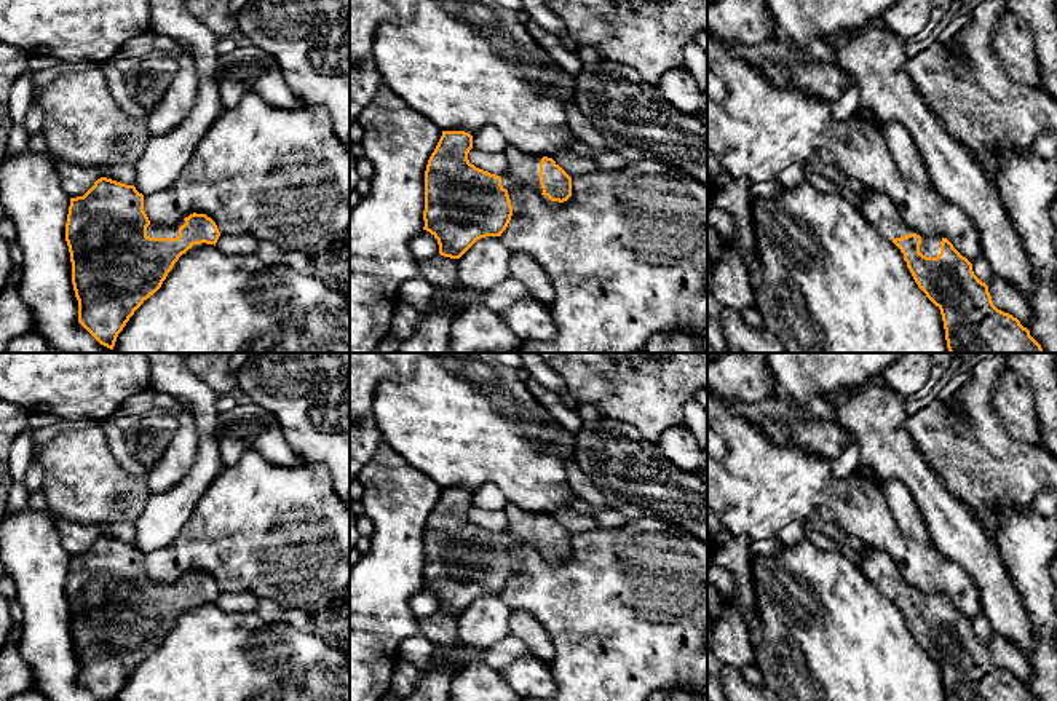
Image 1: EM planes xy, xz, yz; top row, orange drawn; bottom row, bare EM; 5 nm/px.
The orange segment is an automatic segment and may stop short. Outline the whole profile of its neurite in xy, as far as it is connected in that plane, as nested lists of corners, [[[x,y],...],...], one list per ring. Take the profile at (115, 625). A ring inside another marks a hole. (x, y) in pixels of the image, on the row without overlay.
[[[97,537],[83,554],[70,556],[65,581],[78,680],[99,701],[115,701],[134,669],[161,645],[179,615],[193,602],[216,604],[219,594],[216,580],[206,572],[193,570],[176,583],[152,581],[144,568],[144,552],[134,543]]]

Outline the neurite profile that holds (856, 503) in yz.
[[[707,394],[707,508],[733,537],[744,535],[750,543],[768,540],[790,524],[817,516],[837,524],[845,535],[859,538],[867,549],[893,559],[904,581],[920,594],[942,592],[969,620],[984,613],[977,583],[958,564],[945,557],[932,543],[920,543],[902,533],[886,503],[883,487],[859,468],[845,477],[832,476],[833,461],[824,461],[798,447],[774,447],[752,420],[725,407],[719,396]]]

